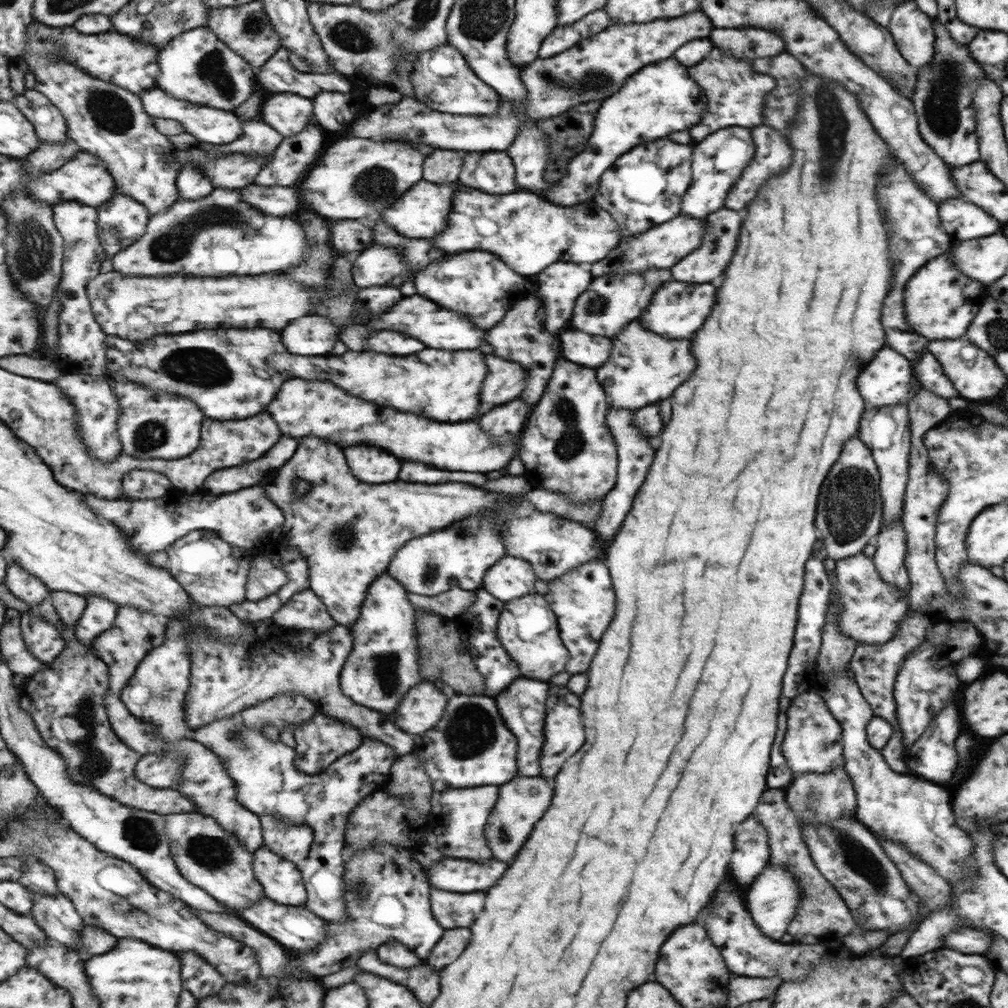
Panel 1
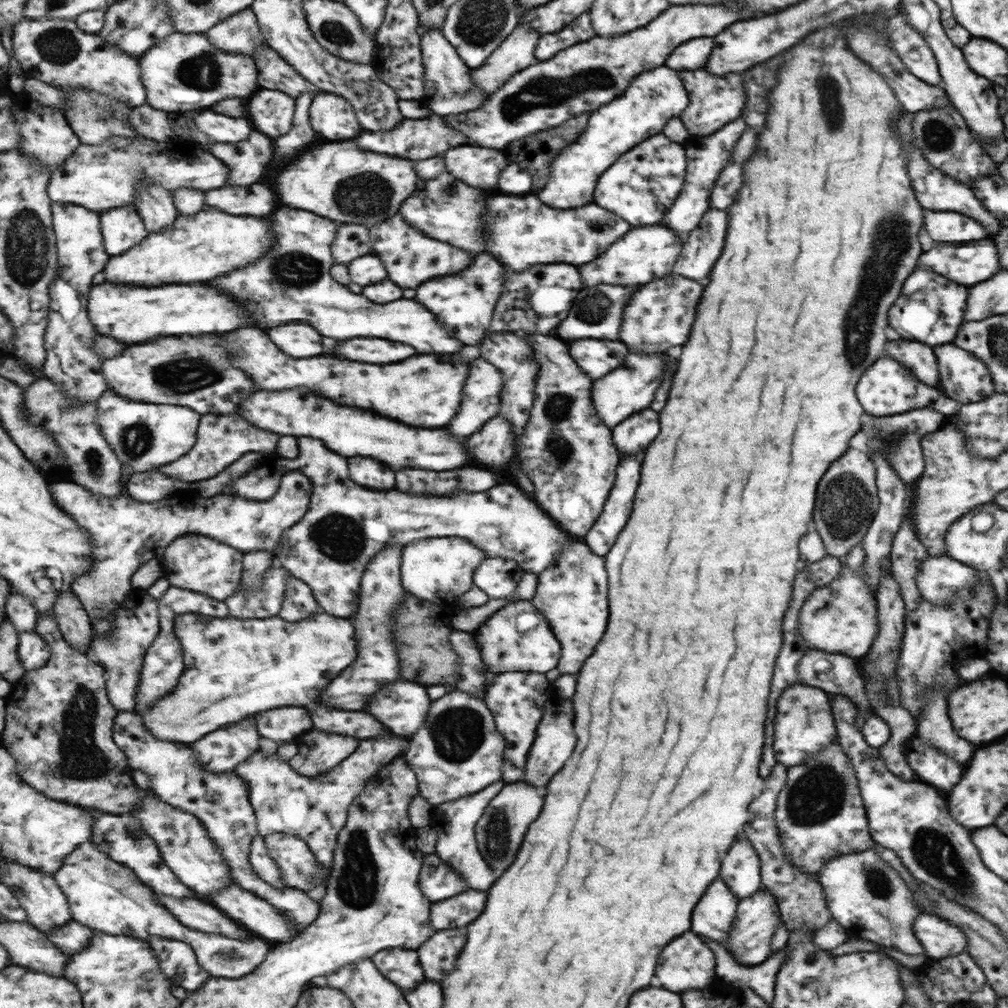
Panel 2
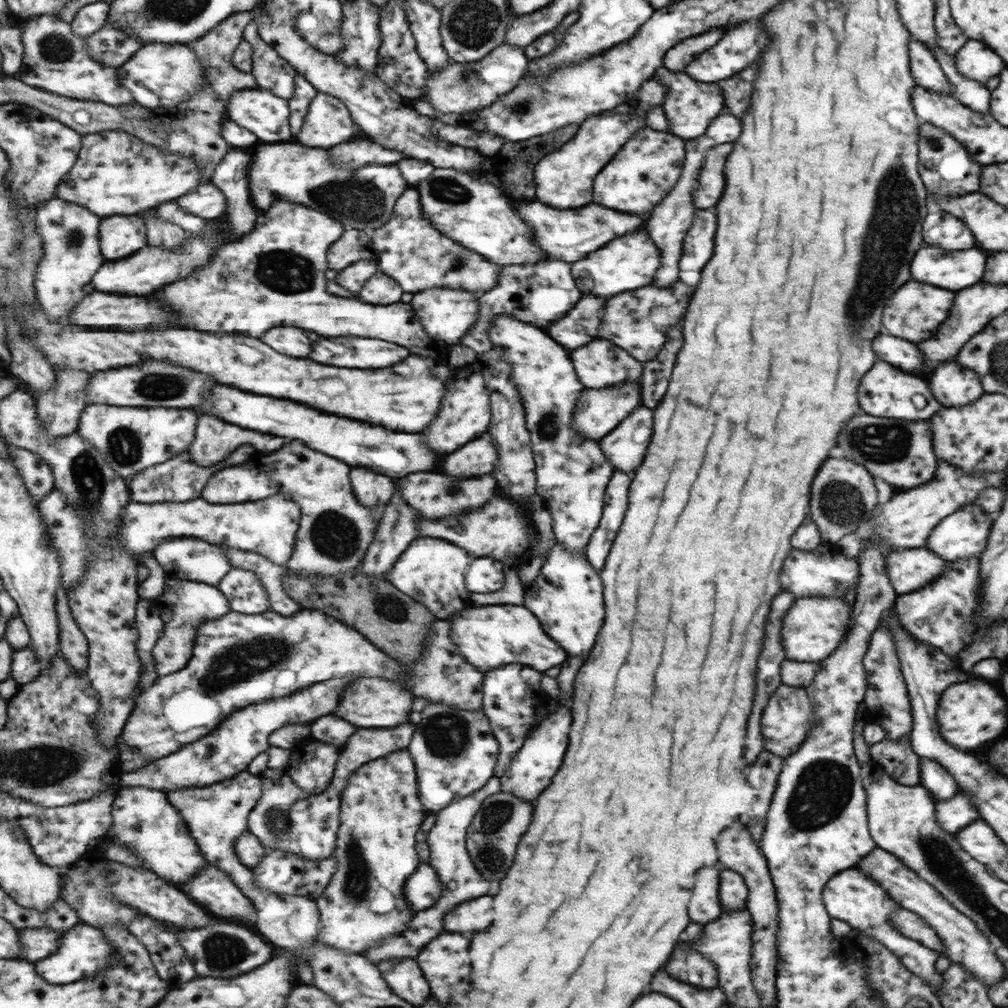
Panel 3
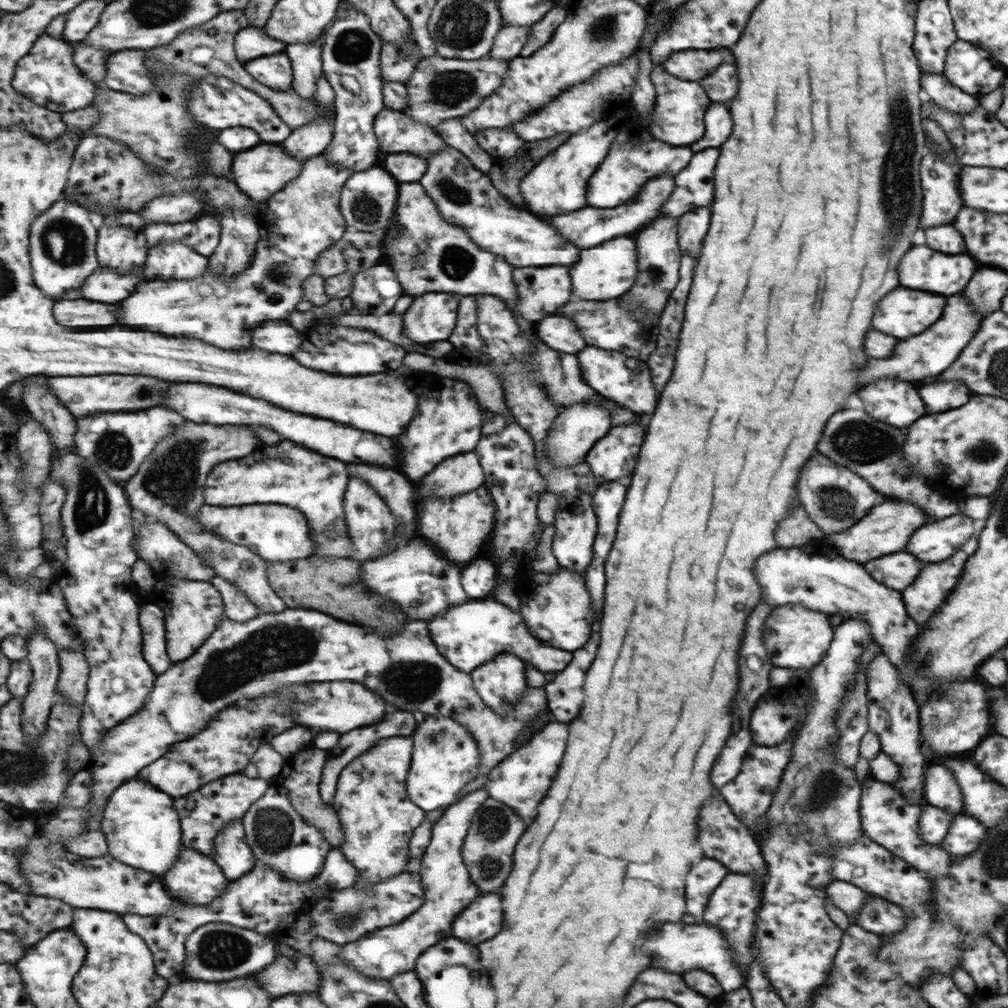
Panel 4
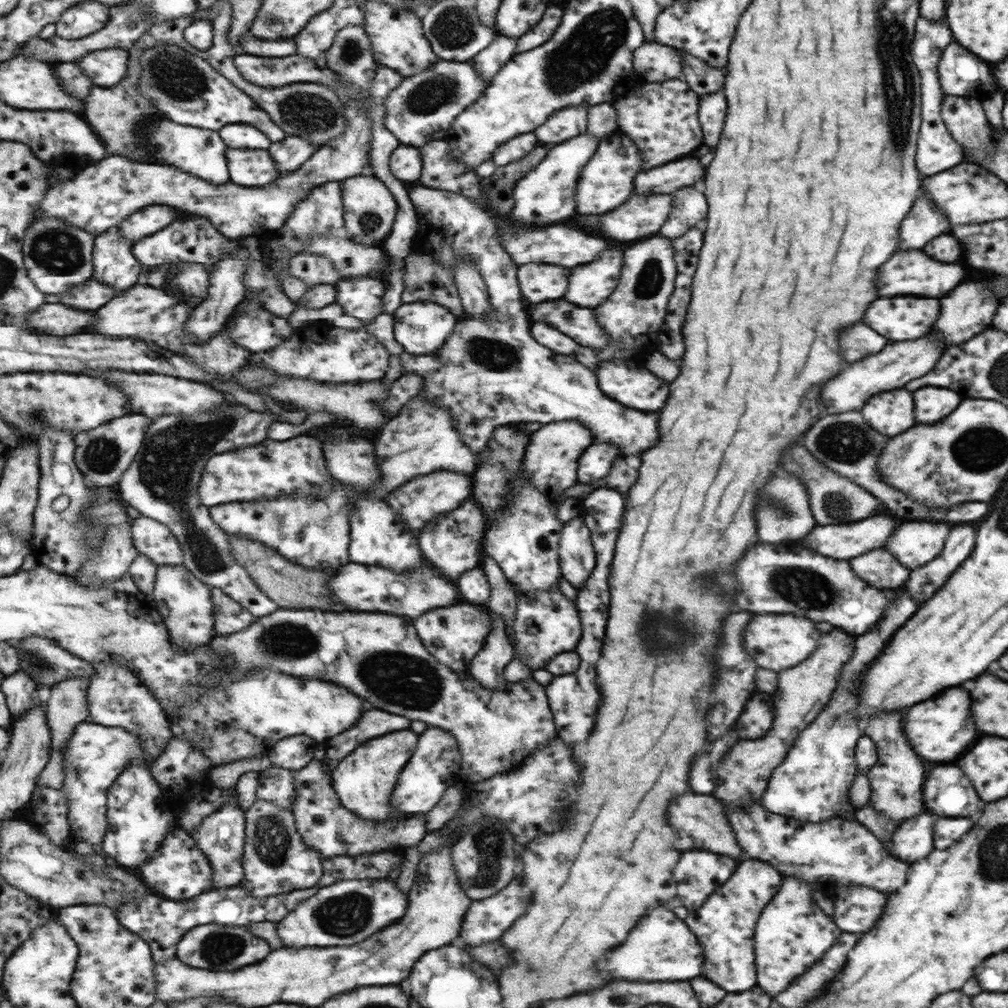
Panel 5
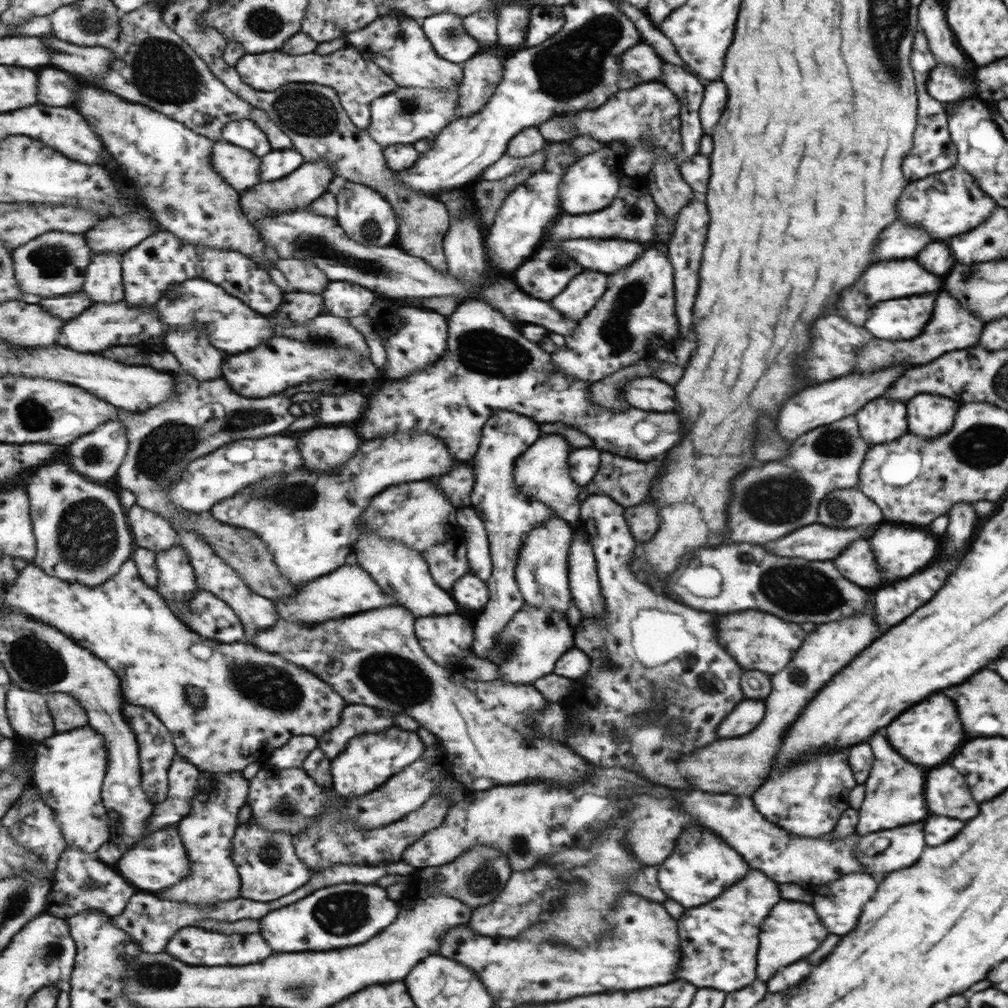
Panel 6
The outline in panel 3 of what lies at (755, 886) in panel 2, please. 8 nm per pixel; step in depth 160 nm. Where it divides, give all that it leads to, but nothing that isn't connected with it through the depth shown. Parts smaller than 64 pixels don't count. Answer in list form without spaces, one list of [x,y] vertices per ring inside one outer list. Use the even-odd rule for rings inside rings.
[[[721,868],[719,876],[719,894],[725,912],[739,911],[747,907],[748,887],[740,873]]]

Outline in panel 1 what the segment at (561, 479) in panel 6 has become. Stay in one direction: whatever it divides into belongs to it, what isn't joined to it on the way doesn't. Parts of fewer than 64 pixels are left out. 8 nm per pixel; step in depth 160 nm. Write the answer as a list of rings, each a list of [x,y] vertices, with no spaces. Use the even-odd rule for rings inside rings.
[[[633,319],[623,330],[619,331],[613,338],[612,350],[609,358],[595,369],[596,380],[602,385],[606,393],[607,400],[610,400],[610,406],[616,408],[628,408],[629,410],[639,410],[641,407],[647,407],[650,403],[667,400],[671,392],[687,380],[691,370],[695,368],[695,360],[689,354],[689,342],[687,340],[665,340],[661,338],[652,329],[645,327],[640,319]]]

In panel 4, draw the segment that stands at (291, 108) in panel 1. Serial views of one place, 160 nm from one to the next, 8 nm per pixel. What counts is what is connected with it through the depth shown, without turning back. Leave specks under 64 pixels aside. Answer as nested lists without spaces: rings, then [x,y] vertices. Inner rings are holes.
[[[205,76],[197,86],[190,90],[190,101],[188,109],[191,110],[192,118],[200,125],[206,125],[208,128],[217,128],[219,132],[225,128],[233,126],[245,126],[253,128],[255,132],[261,134],[265,142],[281,142],[292,134],[292,128],[289,128],[273,110],[269,100],[263,98],[260,93],[247,90],[243,85],[236,84],[227,78],[221,76]]]

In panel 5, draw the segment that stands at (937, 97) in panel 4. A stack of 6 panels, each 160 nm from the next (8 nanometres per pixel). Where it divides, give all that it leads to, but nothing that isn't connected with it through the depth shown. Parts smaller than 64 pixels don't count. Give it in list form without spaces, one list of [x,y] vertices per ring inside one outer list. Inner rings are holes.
[[[945,94],[940,116],[963,150],[982,156],[994,148],[992,128],[986,121],[980,100]]]

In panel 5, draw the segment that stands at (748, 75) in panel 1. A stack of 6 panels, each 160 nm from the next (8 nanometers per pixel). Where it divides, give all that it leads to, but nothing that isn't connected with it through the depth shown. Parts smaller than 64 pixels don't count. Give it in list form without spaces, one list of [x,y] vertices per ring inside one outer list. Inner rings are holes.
[[[681,78],[645,83],[636,89],[626,89],[619,96],[611,101],[618,112],[616,125],[643,152],[641,171],[683,158],[703,144],[697,117],[700,96]]]

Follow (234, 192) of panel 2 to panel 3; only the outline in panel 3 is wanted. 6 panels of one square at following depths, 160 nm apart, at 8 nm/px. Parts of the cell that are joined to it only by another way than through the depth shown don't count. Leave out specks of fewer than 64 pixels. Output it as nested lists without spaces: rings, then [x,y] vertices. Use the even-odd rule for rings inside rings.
[[[203,183],[187,195],[176,199],[187,212],[203,219],[214,219],[227,212],[227,199],[224,192],[215,184]]]

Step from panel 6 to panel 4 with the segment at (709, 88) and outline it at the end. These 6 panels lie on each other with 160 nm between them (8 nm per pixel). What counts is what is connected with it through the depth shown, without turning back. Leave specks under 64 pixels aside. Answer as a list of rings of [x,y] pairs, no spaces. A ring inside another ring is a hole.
[[[711,102],[704,114],[704,135],[689,145],[693,153],[719,146],[731,132],[731,118],[723,103]]]

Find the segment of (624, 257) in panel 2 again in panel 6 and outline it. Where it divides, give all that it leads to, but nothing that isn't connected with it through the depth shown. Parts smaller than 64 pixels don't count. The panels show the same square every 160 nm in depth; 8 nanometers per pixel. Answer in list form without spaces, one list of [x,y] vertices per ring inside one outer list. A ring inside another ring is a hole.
[[[585,270],[581,272],[581,276],[573,278],[573,284],[569,284],[569,288],[565,288],[565,292],[557,296],[557,300],[551,300],[549,304],[557,304],[563,316],[579,320],[581,316],[585,316],[587,310],[593,308],[597,298],[604,294],[607,282],[608,276],[605,274]]]

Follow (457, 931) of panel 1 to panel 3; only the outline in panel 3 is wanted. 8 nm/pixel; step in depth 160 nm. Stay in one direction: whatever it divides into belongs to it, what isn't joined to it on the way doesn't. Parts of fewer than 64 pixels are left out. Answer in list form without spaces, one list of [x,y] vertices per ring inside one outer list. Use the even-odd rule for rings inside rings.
[[[449,931],[436,938],[437,940],[427,944],[429,948],[423,948],[425,952],[421,952],[421,956],[416,960],[421,967],[423,978],[427,981],[429,995],[441,1006],[445,1006],[451,994],[457,994],[465,988],[463,970],[469,970],[469,940],[461,934],[449,934]]]

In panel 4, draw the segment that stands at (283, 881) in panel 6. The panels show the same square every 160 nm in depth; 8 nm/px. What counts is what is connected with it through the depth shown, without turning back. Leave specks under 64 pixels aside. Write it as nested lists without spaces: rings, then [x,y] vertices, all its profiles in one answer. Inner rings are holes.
[[[282,774],[270,780],[268,791],[253,803],[242,818],[248,843],[255,852],[257,864],[266,864],[281,876],[295,882],[307,882],[319,876],[333,846],[324,837],[320,828],[309,824],[297,808],[284,786]]]

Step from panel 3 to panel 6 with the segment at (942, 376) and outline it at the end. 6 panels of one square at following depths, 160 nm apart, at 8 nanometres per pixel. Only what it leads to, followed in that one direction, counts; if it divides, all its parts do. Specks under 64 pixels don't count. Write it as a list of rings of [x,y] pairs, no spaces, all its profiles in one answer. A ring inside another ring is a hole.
[[[920,394],[905,402],[908,433],[933,439],[950,432],[959,403],[938,394]]]

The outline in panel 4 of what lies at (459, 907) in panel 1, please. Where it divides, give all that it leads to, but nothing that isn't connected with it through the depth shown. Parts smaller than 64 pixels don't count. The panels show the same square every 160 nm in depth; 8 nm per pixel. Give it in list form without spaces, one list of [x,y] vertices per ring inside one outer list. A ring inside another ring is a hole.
[[[493,894],[479,896],[457,916],[457,924],[453,924],[453,937],[467,942],[479,944],[493,938],[501,928],[501,898]]]

